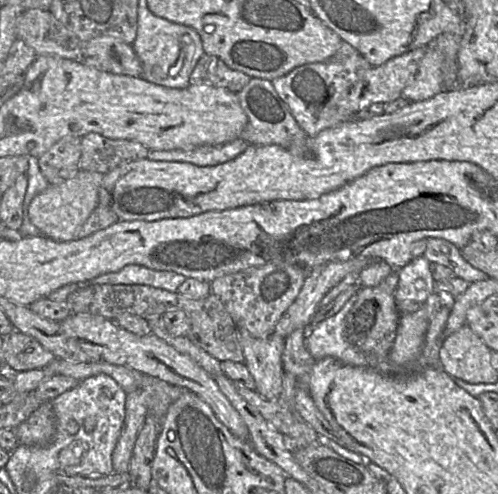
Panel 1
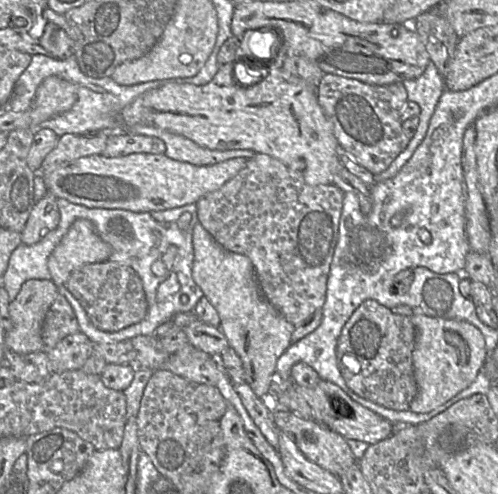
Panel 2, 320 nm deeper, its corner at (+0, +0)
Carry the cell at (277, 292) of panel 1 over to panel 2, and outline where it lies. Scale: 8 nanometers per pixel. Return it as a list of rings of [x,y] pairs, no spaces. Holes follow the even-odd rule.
[[[256,153],[236,176],[195,204],[202,226],[223,248],[251,260],[264,297],[298,326],[325,303],[343,196],[333,184],[309,185],[280,160]]]

